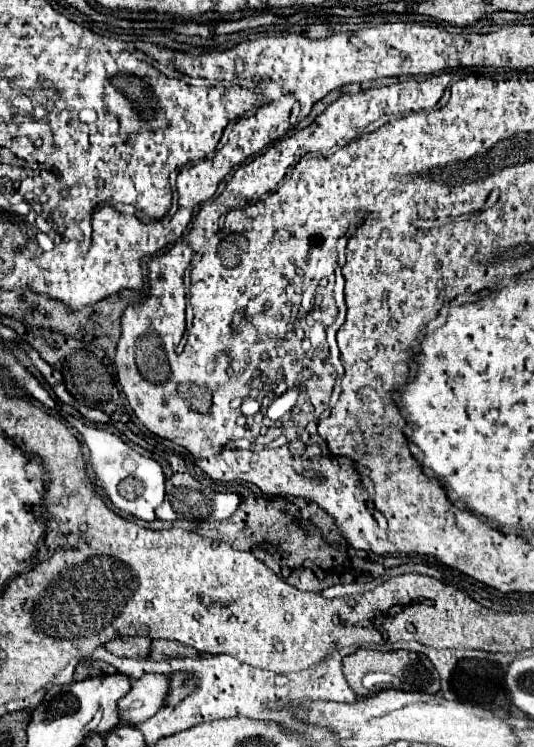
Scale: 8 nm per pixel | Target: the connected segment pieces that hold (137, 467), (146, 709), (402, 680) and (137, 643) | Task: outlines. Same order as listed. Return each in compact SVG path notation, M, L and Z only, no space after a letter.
M68 416L68 423L74 427L82 437L83 443L88 447L90 462L95 471L95 485L101 487L111 503L117 509L123 509L143 521L155 519L155 509L165 499L165 473L163 467L151 457L146 457L130 448L124 441L109 430L100 430L85 425L81 420Z
M145 673L139 677L131 691L119 701L121 721L137 725L153 717L165 703L169 691L169 675L161 673Z
M357 649L355 653L343 657L343 675L345 675L349 687L361 697L371 695L371 691L363 689L363 685L361 685L363 675L371 673L371 671L391 673L393 677L399 679L399 689L403 689L403 691L423 691L423 693L437 693L439 691L439 675L437 675L433 663L423 653L413 653L413 651L405 651L405 649L401 649L401 651Z
M117 637L107 641L105 649L117 657L145 659L151 649L151 639L149 637Z

